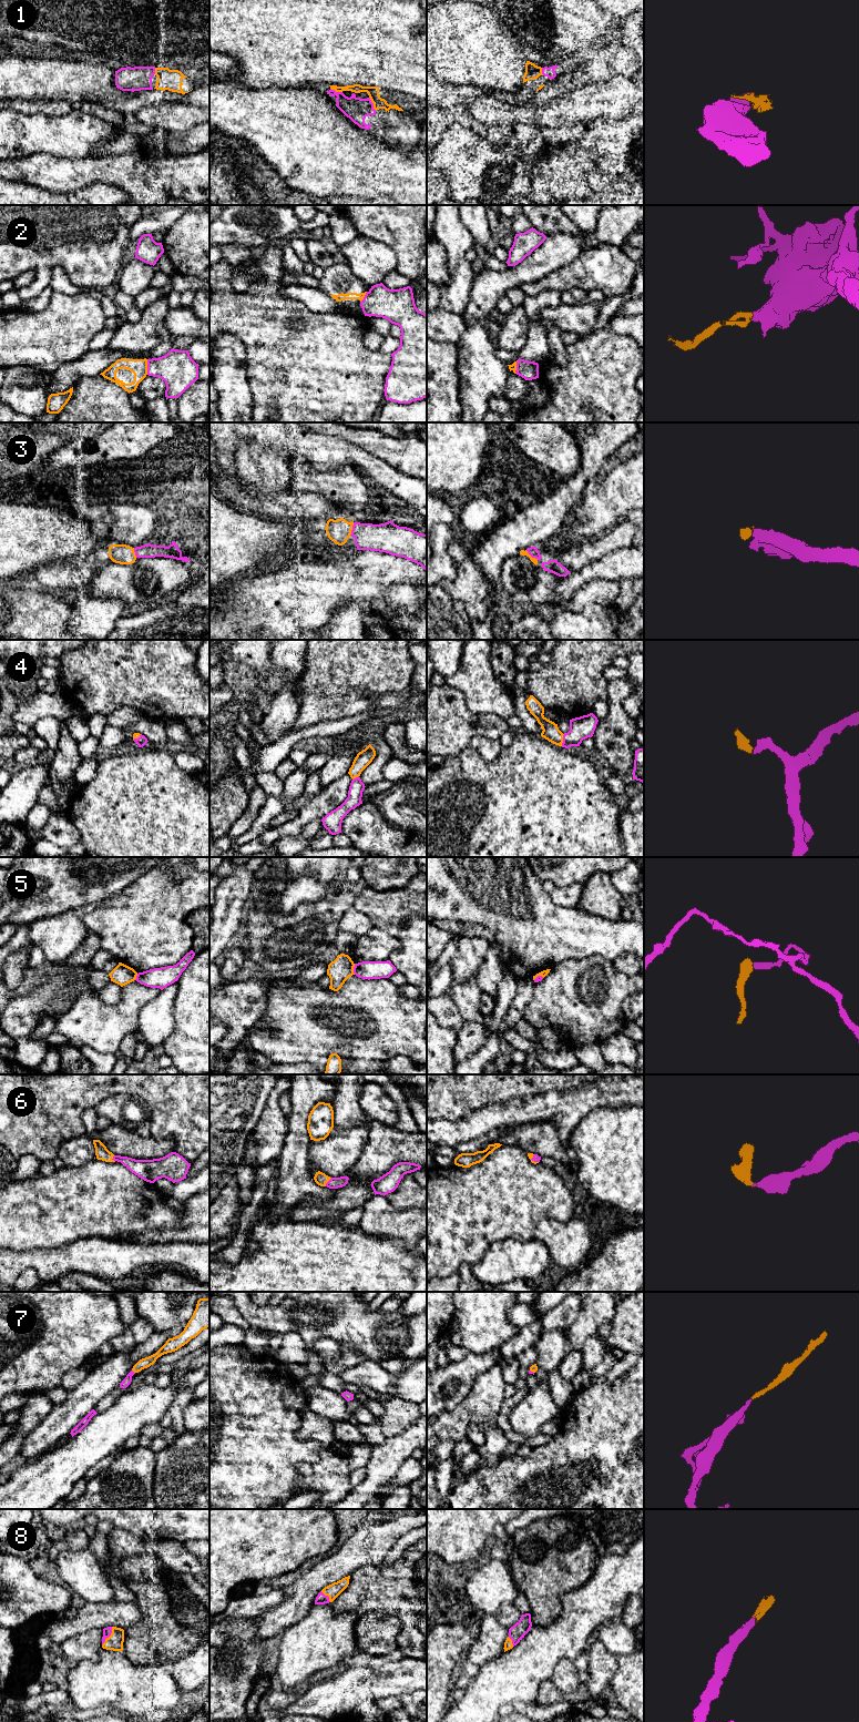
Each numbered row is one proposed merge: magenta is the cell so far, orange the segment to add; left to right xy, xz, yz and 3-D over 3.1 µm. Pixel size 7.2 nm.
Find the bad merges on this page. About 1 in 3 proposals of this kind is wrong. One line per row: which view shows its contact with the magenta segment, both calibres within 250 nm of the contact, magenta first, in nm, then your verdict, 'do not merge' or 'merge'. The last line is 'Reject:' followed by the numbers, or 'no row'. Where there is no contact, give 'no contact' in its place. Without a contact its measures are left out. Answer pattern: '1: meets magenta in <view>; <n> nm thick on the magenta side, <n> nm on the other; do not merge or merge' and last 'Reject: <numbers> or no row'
1: meets magenta in xz; 170 nm thick on the magenta side, 80 nm on the other; merge
2: meets magenta in xy; 260 nm thick on the magenta side, 120 nm on the other; do not merge
3: meets magenta in xz; 200 nm thick on the magenta side, 170 nm on the other; merge
4: meets magenta in yz; 160 nm thick on the magenta side, 120 nm on the other; merge
5: meets magenta in xz; 130 nm thick on the magenta side, 170 nm on the other; do not merge
6: meets magenta in xz; 80 nm thick on the magenta side, 90 nm on the other; merge
7: meets magenta in xy; 60 nm thick on the magenta side, 80 nm on the other; merge
8: meets magenta in xy; 60 nm thick on the magenta side, 120 nm on the other; merge
Reject: 2, 5

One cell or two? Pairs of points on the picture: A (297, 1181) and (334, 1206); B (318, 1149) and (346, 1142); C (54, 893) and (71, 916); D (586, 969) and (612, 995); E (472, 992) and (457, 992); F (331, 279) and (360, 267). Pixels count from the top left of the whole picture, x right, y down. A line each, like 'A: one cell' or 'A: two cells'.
A: two cells
B: one cell
C: two cells
D: one cell
E: one cell
F: two cells

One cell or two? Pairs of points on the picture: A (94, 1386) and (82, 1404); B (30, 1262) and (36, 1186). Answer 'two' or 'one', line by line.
A: one
B: two

